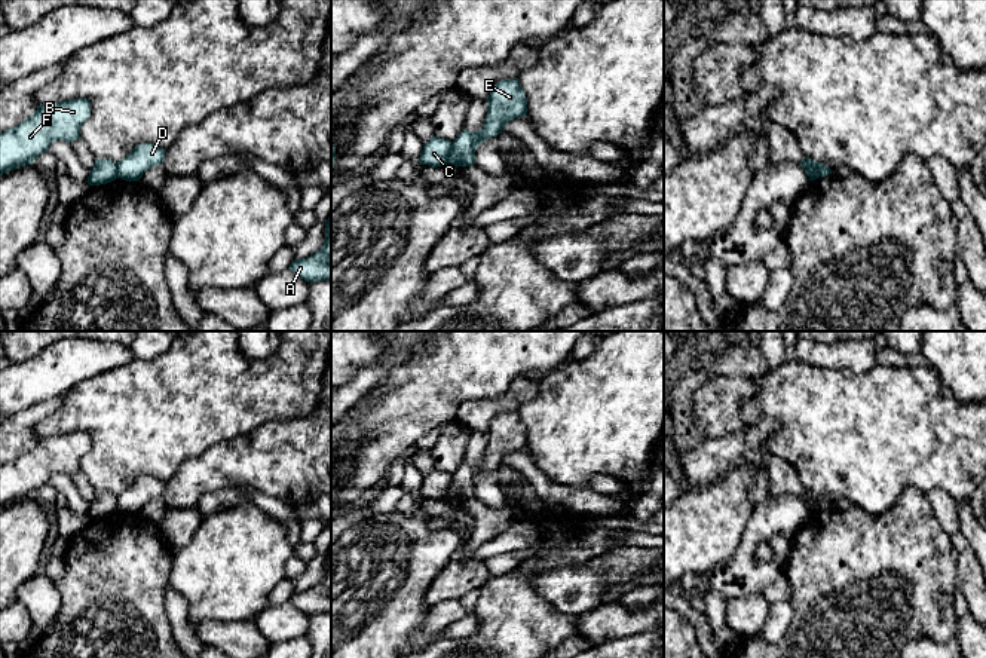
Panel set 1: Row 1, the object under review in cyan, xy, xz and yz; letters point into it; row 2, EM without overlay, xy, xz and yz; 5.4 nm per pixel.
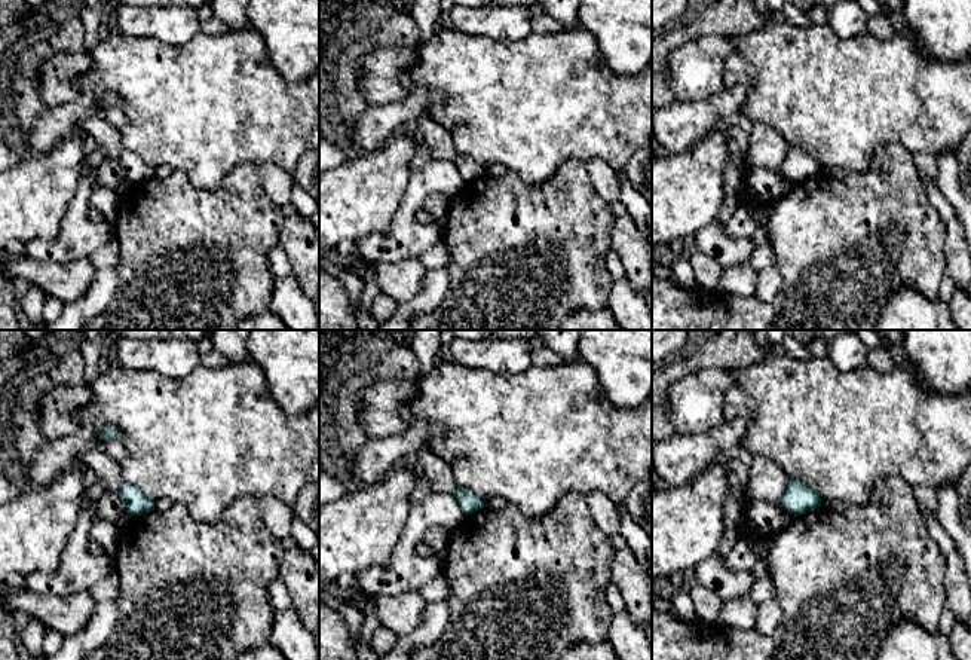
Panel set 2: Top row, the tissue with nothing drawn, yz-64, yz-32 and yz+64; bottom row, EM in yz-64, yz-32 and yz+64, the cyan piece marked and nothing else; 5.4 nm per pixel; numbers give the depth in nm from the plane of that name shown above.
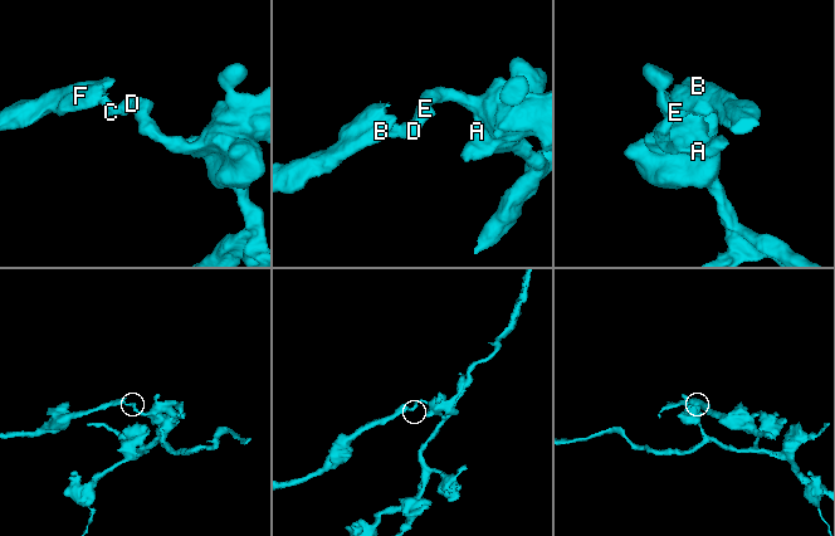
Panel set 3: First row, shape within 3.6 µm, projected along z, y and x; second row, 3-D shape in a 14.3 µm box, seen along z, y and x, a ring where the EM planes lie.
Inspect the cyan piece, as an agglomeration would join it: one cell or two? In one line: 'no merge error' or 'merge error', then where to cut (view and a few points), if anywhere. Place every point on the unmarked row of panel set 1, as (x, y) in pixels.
merge error; cut xz (452, 476), (447, 493)

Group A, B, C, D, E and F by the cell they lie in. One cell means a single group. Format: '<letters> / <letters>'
A D E / B C F

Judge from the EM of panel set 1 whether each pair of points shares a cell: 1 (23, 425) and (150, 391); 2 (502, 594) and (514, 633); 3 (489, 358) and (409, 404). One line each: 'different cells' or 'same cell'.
1: different cells
2: same cell
3: same cell

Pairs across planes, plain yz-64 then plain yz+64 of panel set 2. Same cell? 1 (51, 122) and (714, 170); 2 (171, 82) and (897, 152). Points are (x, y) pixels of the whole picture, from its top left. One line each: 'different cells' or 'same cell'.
1: different cells
2: different cells

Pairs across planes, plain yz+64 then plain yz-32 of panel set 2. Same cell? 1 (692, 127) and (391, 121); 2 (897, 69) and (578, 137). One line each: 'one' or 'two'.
1: one
2: one

